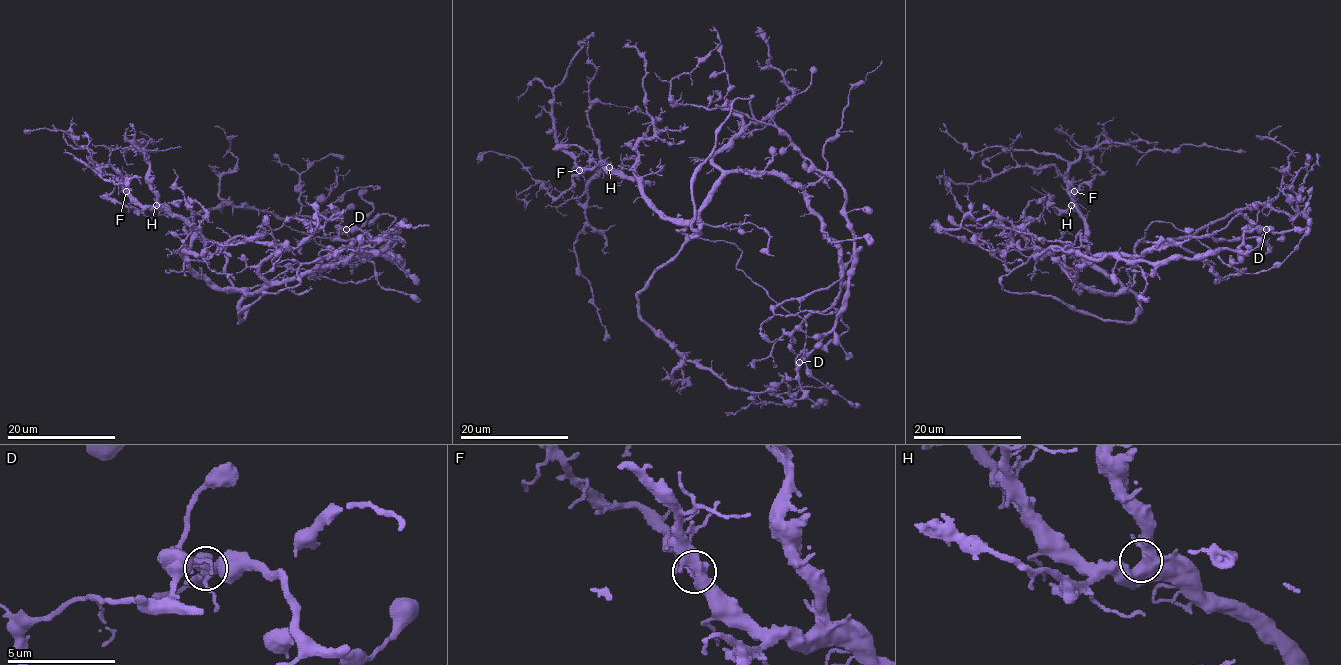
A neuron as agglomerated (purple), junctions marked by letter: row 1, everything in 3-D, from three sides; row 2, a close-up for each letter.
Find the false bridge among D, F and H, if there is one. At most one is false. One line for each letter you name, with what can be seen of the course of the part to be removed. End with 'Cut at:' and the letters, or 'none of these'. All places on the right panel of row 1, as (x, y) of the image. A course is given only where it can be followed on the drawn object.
Cut at: none of these

